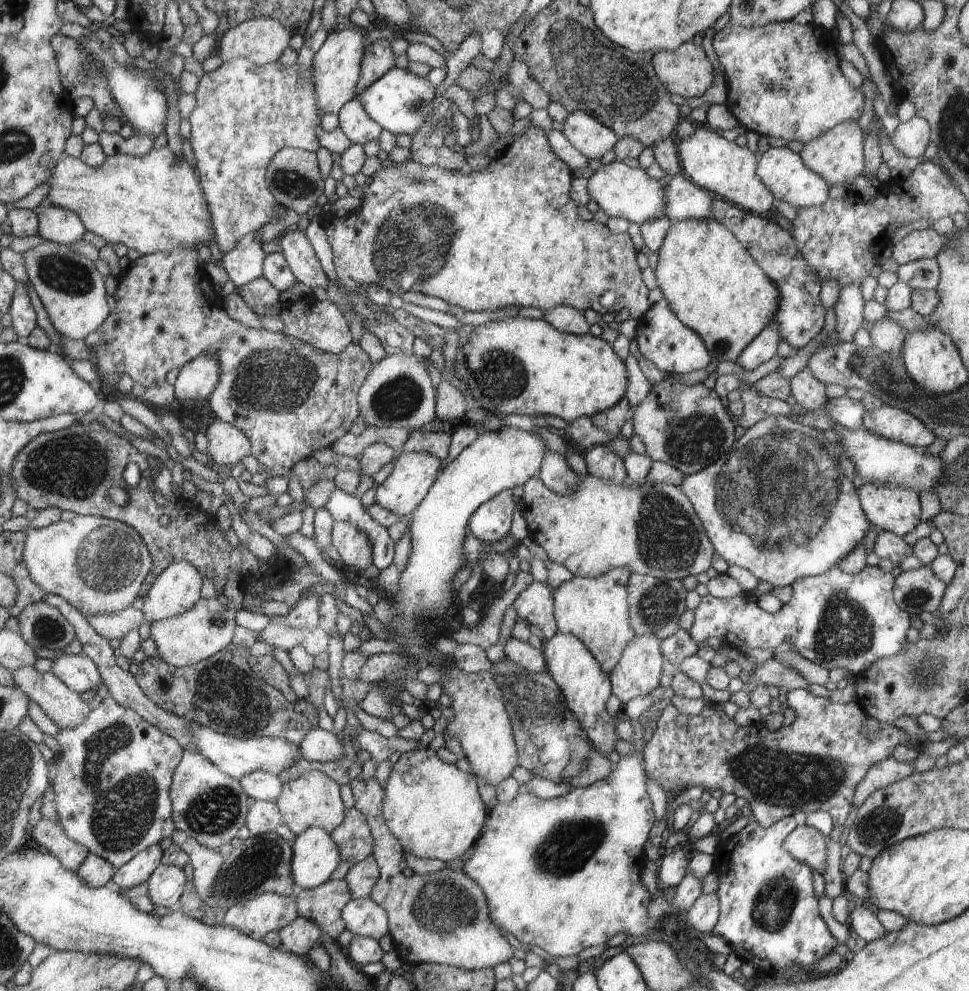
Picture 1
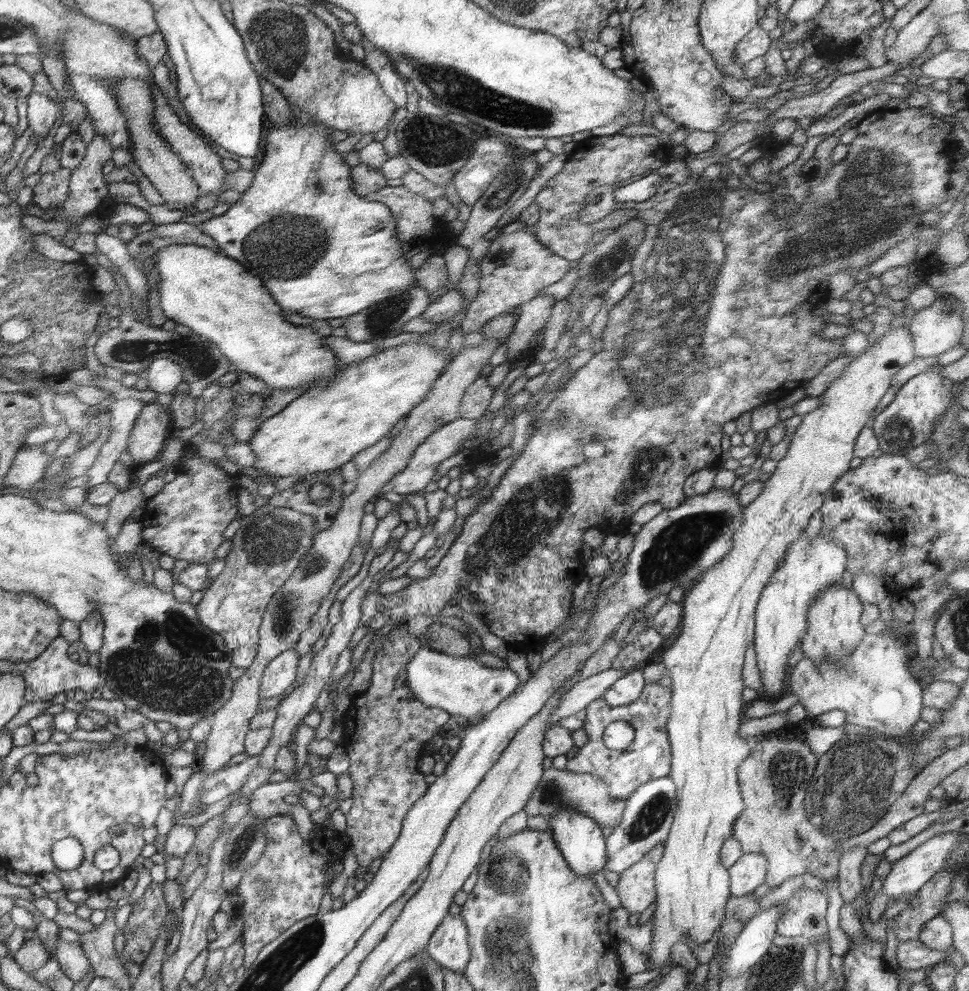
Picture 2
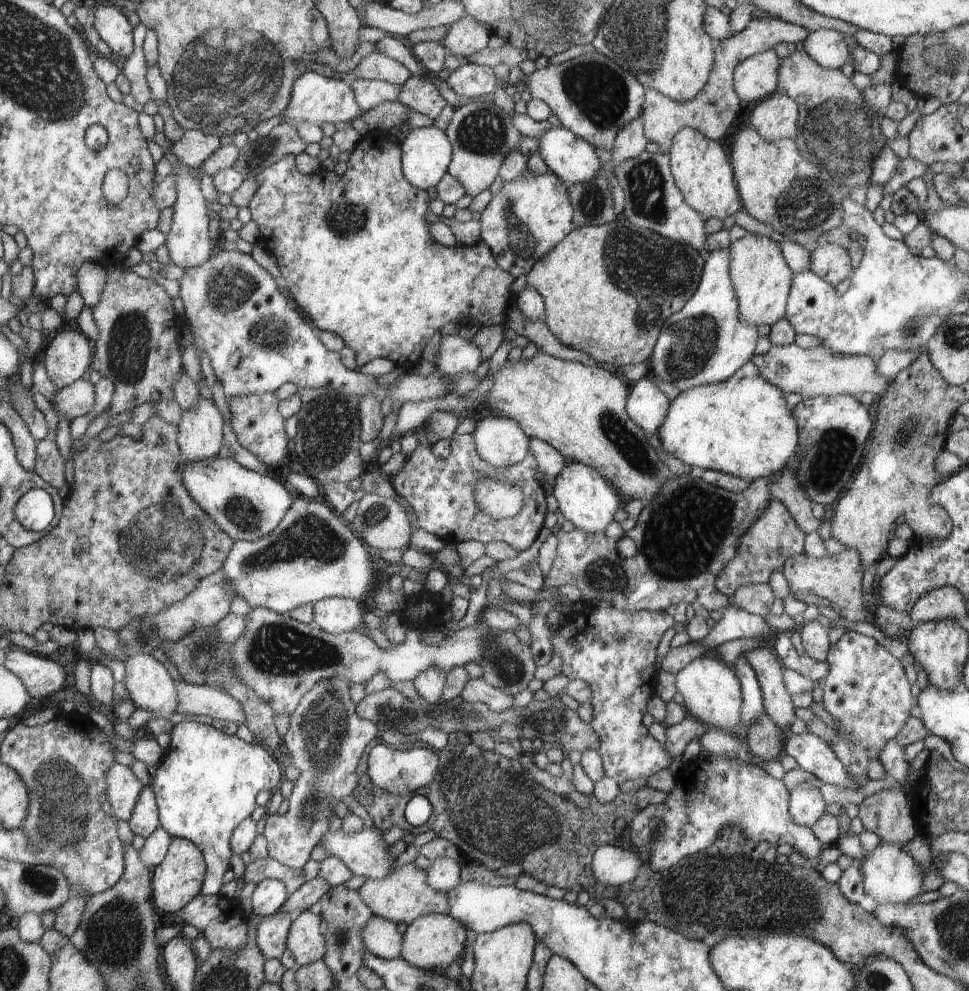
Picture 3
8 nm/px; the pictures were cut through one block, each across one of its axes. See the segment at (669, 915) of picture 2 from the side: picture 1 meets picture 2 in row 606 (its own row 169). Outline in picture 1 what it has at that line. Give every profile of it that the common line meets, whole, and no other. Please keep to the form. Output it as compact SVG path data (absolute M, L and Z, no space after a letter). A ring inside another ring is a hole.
M706 124L696 125L694 134L679 140L679 157L682 173L694 185L710 191L716 198L724 198L754 214L764 214L774 206L775 196L758 178L756 156L748 148L740 148L735 141L722 138L714 129Z

